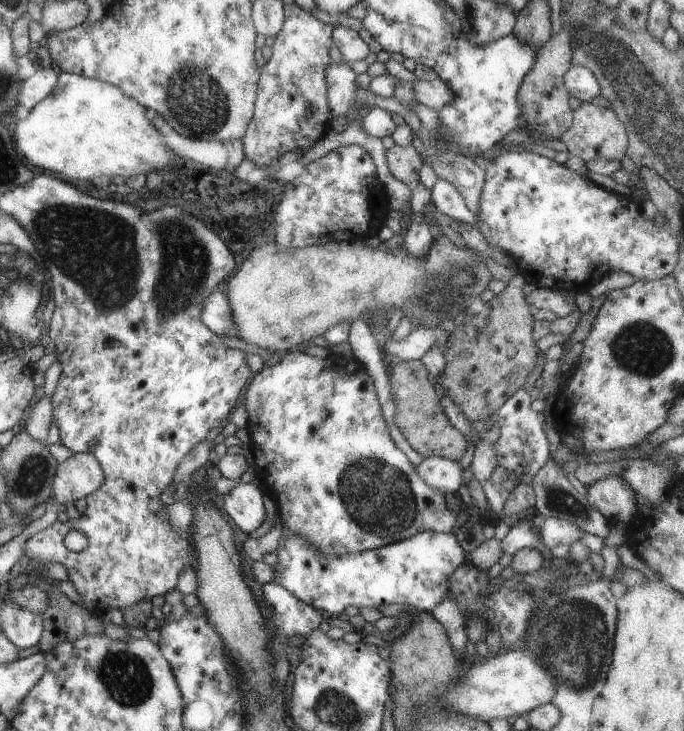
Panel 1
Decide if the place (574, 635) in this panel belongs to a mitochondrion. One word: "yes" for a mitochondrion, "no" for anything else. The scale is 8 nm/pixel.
yes

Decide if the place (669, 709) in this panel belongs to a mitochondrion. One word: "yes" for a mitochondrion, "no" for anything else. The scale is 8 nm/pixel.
no

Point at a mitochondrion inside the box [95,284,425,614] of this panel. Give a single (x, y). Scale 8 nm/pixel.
(377, 497)

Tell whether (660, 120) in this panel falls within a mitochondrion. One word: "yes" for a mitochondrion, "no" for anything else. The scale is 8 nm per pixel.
yes

